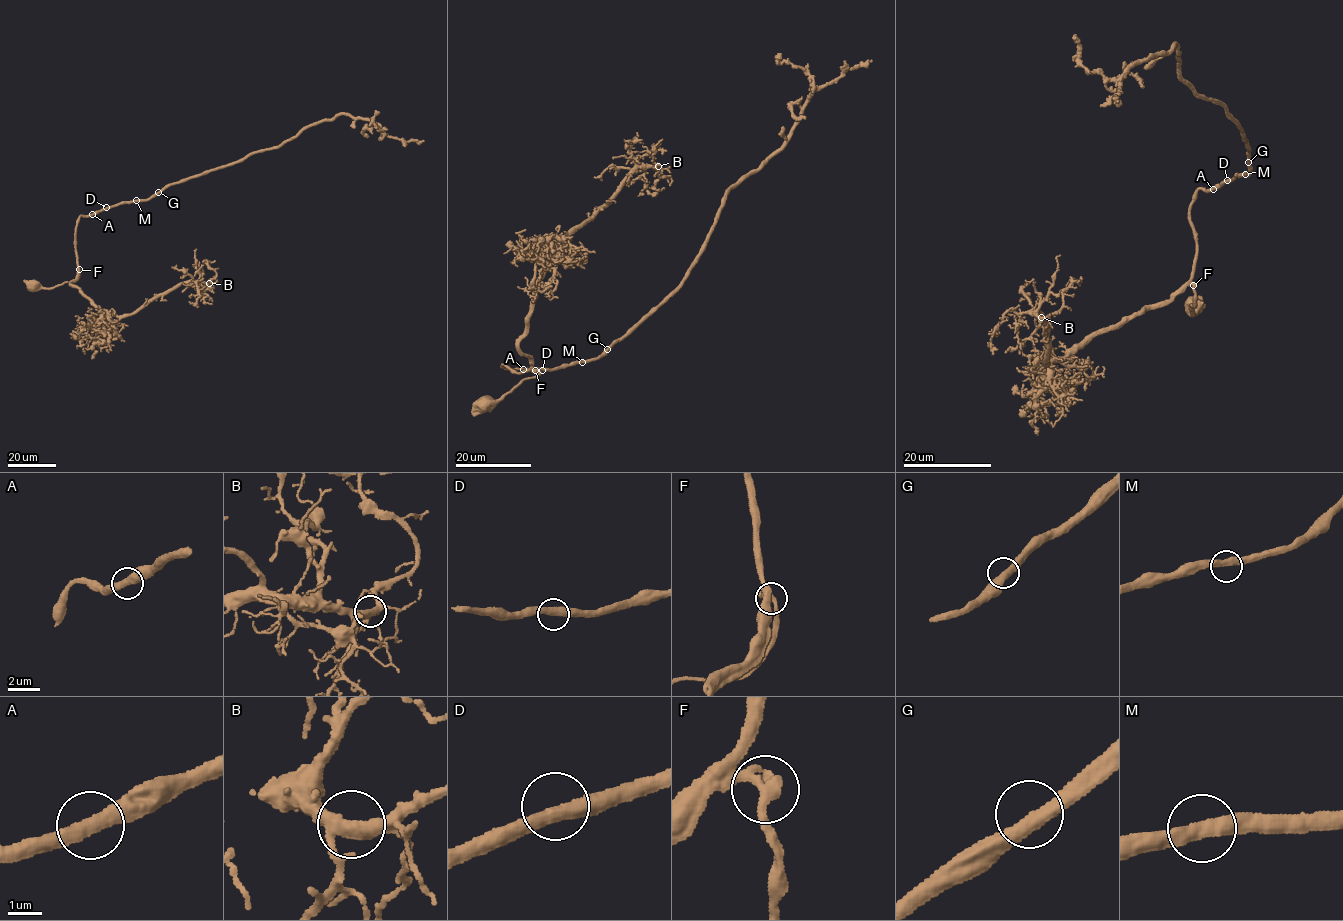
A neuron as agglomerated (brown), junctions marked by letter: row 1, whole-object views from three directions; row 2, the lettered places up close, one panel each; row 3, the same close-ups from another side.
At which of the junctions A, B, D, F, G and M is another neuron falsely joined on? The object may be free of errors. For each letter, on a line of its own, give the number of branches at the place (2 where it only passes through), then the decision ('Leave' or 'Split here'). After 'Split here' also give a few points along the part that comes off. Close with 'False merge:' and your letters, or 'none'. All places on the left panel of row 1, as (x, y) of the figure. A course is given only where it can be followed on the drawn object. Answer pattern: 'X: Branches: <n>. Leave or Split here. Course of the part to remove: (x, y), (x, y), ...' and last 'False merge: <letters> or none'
A: Branches: 2. Leave
B: Branches: 2. Leave
D: Branches: 2. Leave
F: Branches: 2. Leave
G: Branches: 2. Leave
M: Branches: 2. Leave
False merge: none

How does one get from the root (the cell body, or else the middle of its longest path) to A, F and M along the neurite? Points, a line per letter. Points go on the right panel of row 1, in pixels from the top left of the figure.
A: (1192, 306), (1197, 312), (1191, 305), (1196, 238), (1190, 206), (1195, 192), (1213, 189)
F: (1192, 306), (1187, 306), (1189, 311), (1197, 312), (1193, 313), (1191, 305), (1195, 306), (1193, 285)
M: (1192, 306), (1189, 311), (1197, 312), (1191, 305), (1195, 306), (1193, 195), (1245, 174)

